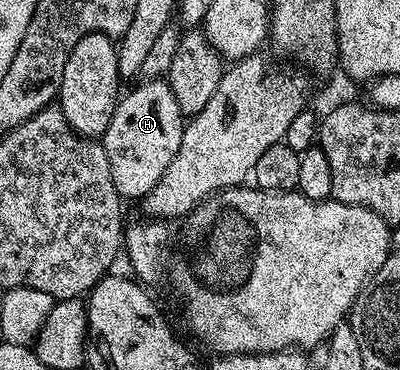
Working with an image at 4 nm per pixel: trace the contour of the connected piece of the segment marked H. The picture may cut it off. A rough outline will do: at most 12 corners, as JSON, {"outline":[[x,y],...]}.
{"outline":[[165,78],[139,82],[100,139],[112,185],[141,200],[184,126]]}

